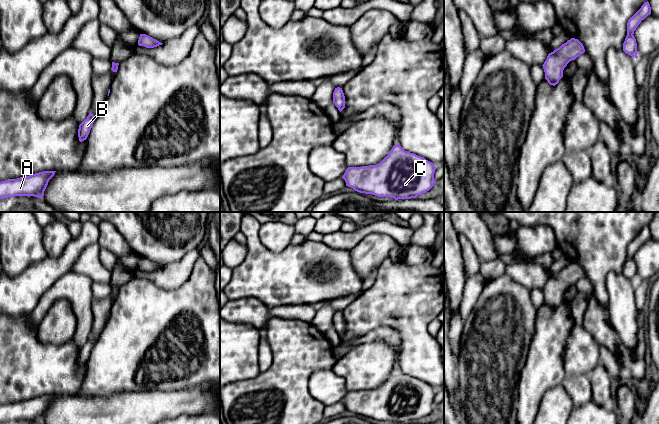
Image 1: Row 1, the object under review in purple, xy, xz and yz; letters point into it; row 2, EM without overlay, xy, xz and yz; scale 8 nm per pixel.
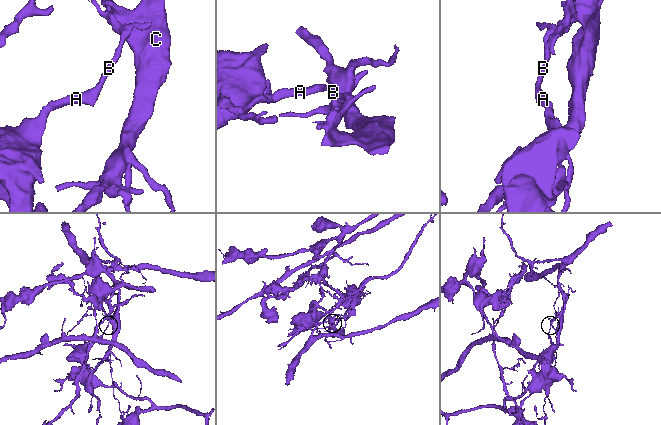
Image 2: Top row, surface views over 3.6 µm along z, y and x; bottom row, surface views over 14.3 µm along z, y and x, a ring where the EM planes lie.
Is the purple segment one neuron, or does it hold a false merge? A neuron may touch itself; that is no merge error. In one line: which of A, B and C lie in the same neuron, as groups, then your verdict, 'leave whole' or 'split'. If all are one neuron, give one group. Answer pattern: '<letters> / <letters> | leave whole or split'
A B / C | split

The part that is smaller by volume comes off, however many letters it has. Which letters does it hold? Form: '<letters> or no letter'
C

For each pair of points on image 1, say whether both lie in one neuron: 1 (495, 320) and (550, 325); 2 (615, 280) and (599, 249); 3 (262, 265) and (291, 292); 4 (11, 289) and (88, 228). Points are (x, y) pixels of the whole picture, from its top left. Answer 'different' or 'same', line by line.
1: different
2: different
3: same
4: same

